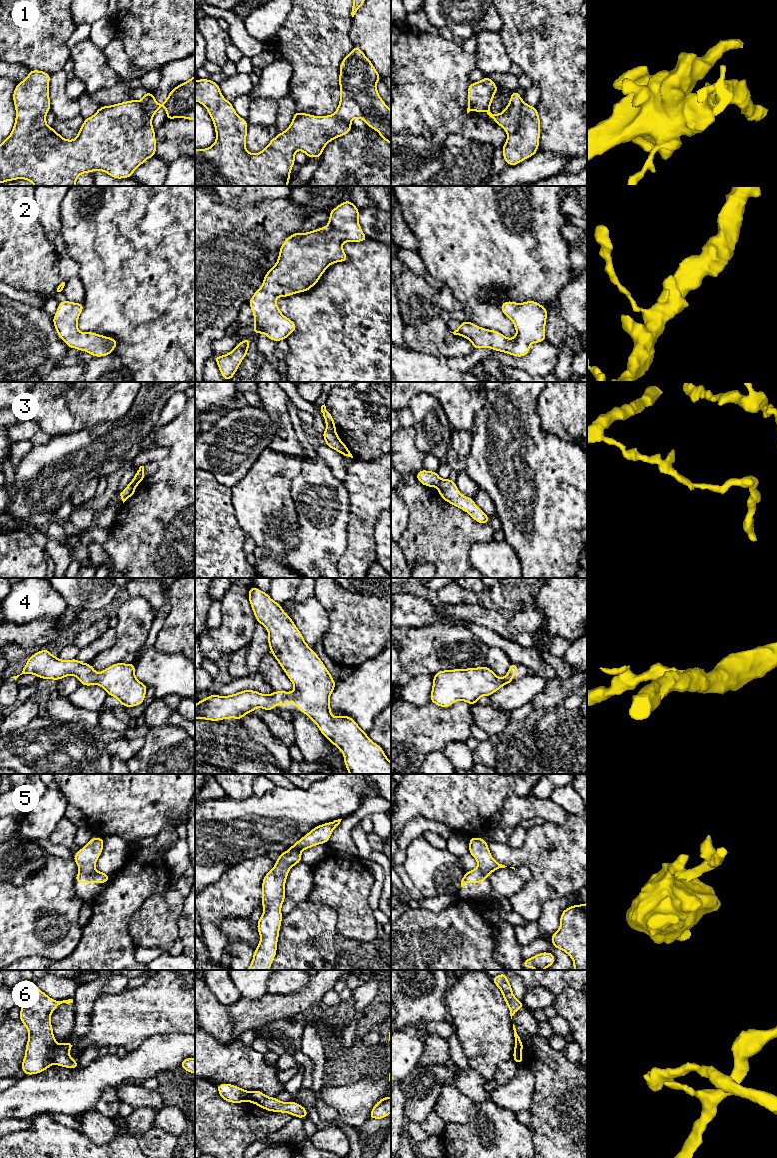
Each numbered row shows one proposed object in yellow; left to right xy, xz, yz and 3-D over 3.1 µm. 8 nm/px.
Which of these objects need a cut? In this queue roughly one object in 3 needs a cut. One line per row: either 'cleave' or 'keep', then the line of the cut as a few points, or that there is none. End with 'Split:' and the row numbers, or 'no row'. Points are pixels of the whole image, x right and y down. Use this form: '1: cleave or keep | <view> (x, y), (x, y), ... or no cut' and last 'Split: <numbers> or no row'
1: cleave | yz (523, 102), (520, 108), (519, 126), (508, 135)
2: keep | no cut
3: cleave | xz (326, 429), (334, 431)
4: keep | no cut
5: keep | no cut
6: cleave | xy (57, 1046), (54, 1051), (53, 1063)
Split: 1, 3, 6

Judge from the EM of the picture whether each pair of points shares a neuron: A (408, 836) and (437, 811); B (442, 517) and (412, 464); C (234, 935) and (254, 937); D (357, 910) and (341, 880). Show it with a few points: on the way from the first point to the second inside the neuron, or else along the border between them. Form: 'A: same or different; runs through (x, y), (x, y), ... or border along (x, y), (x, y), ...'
A: different; border along (405, 824), (414, 818), (426, 816), (450, 828)
B: same; runs through (429, 504), (409, 484), (409, 477)
C: same; runs through (239, 935), (249, 935)
D: same; runs through (351, 903), (345, 887)

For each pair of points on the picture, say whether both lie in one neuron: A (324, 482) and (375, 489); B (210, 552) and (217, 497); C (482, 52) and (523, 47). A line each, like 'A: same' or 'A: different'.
A: different
B: same
C: different

